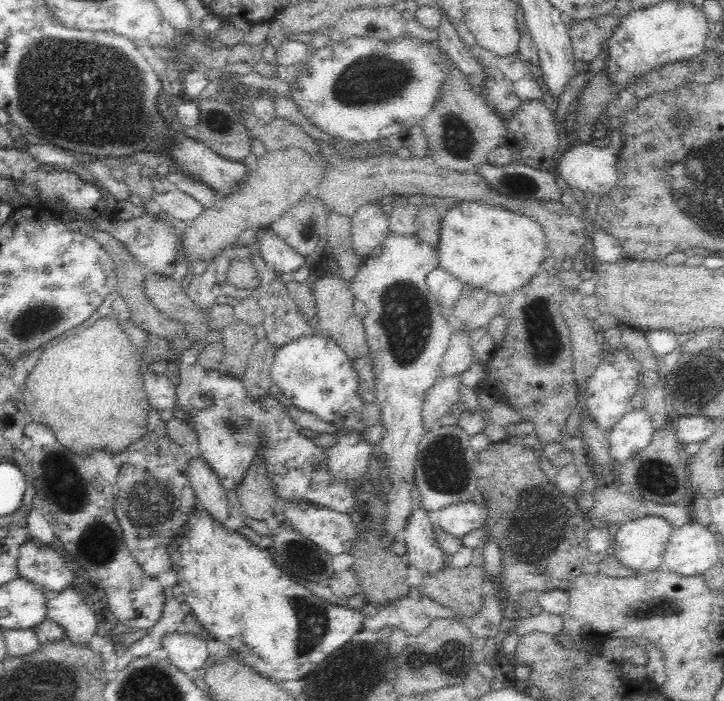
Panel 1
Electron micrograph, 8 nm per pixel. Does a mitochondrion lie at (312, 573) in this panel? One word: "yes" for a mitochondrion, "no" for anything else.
yes

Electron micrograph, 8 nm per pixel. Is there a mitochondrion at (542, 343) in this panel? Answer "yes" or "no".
yes

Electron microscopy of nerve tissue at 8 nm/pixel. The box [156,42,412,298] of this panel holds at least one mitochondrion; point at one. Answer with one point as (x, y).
(363, 83)

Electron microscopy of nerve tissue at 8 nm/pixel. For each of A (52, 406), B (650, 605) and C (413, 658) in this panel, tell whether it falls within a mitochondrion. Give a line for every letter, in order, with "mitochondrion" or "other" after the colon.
A: other
B: mitochondrion
C: other

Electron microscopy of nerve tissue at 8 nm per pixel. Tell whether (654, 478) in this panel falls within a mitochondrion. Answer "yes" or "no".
yes

